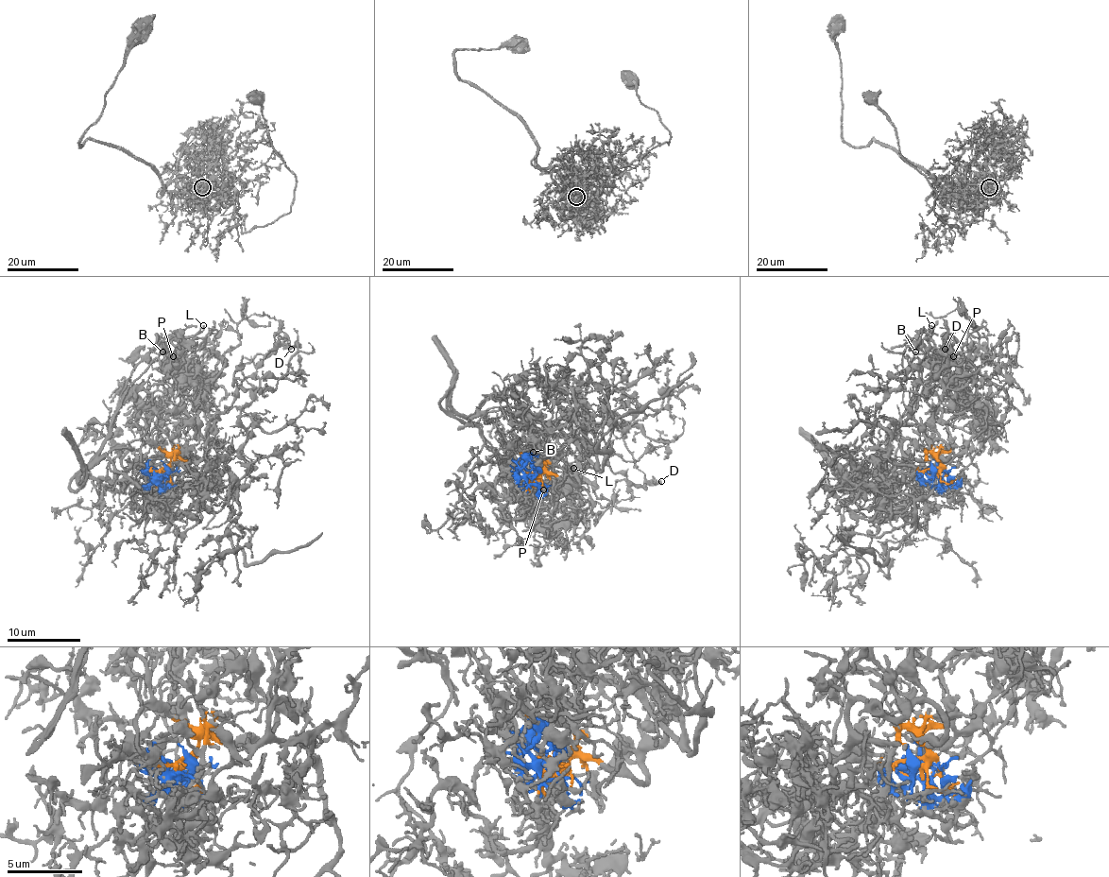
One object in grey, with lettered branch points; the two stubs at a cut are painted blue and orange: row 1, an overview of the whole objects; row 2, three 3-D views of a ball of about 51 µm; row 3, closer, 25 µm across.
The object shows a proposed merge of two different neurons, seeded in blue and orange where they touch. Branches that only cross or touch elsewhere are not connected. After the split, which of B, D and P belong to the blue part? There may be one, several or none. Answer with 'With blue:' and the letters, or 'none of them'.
With blue: B, P

